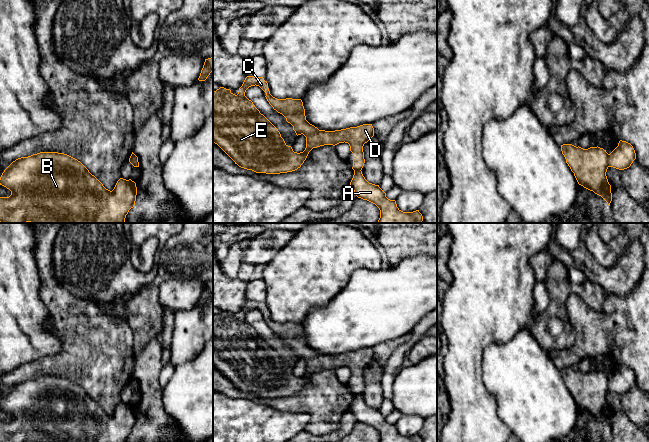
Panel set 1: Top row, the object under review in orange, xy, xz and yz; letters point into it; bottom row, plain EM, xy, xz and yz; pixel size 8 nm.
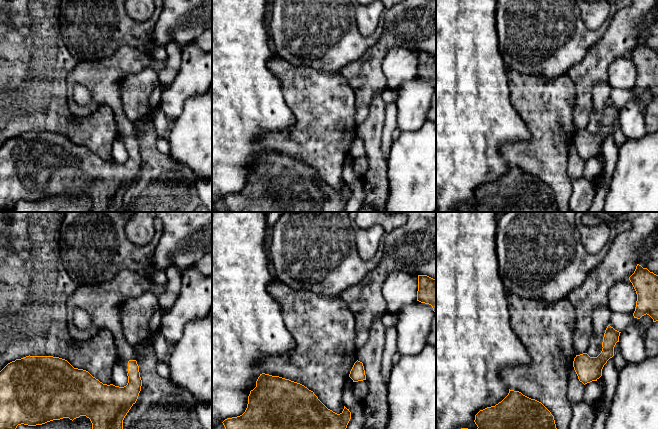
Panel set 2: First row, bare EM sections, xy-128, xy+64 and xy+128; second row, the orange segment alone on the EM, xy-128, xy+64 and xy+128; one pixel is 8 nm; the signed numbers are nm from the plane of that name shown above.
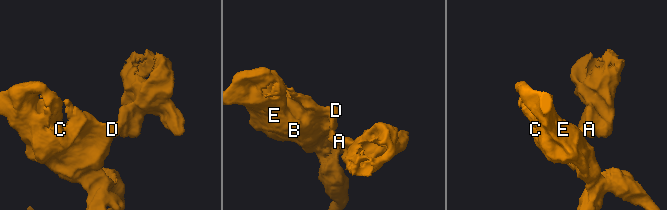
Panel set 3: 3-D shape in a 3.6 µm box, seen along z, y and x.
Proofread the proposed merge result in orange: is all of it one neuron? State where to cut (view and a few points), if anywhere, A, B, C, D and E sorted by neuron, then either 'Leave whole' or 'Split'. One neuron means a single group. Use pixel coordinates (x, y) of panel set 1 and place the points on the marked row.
Split along yz (607, 154), (608, 166). Groups: A / B C D E. Split

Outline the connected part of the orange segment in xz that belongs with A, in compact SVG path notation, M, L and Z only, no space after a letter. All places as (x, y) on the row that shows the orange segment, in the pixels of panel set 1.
M361 170L354 171L350 182L356 196L375 204L380 210L380 218L377 223L422 223L423 216L419 210L403 212L395 200L386 197L386 193L379 187L369 183Z

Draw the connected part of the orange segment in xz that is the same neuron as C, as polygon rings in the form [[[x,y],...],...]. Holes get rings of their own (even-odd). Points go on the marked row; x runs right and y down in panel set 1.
[[[247,76],[237,95],[224,87],[213,91],[213,142],[239,167],[256,173],[280,174],[295,171],[301,167],[313,148],[324,145],[335,146],[344,142],[349,144],[350,151],[353,153],[352,169],[354,171],[362,170],[365,163],[363,146],[373,136],[374,128],[372,124],[363,124],[335,131],[319,130],[306,120],[301,99],[277,99],[273,97],[270,94],[267,81],[263,77]],[[255,85],[266,93],[265,97],[269,104],[293,126],[296,135],[303,134],[306,137],[306,148],[303,152],[294,152],[292,147],[285,143],[278,129],[245,96],[246,90]]]

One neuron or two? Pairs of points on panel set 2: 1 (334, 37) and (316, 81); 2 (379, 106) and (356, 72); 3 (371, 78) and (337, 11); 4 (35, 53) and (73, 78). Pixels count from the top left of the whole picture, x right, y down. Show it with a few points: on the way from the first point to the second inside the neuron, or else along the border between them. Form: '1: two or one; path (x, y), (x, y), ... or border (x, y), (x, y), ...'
1: two; border (298, 65), (328, 72), (340, 72)
2: two; border (380, 93), (374, 95), (369, 112), (364, 118)
3: two; border (377, 41), (357, 60), (345, 65), (340, 70)
4: two; border (78, 61), (68, 76), (67, 84)

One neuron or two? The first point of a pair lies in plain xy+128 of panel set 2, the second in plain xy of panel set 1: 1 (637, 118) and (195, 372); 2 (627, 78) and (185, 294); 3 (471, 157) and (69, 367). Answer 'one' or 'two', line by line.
1: two
2: one
3: two

